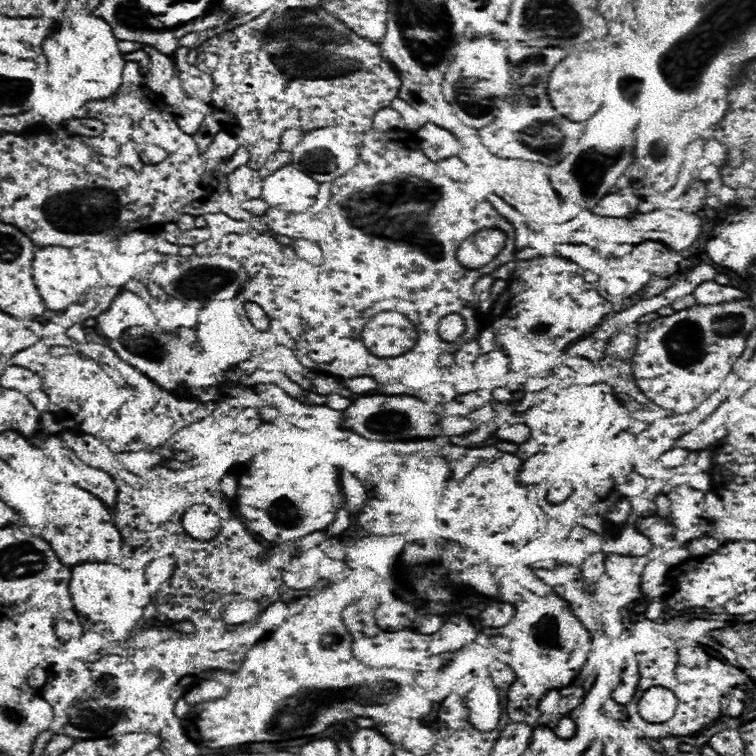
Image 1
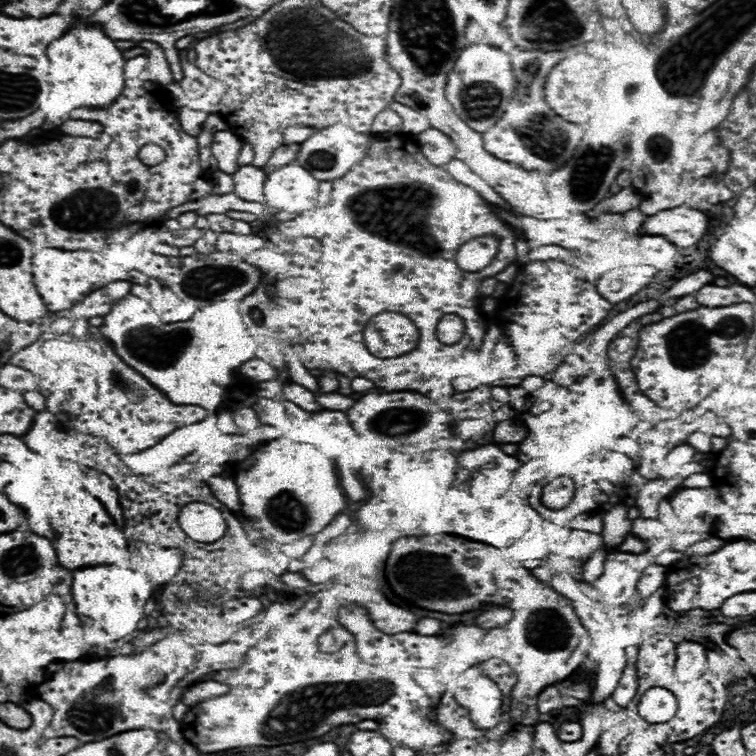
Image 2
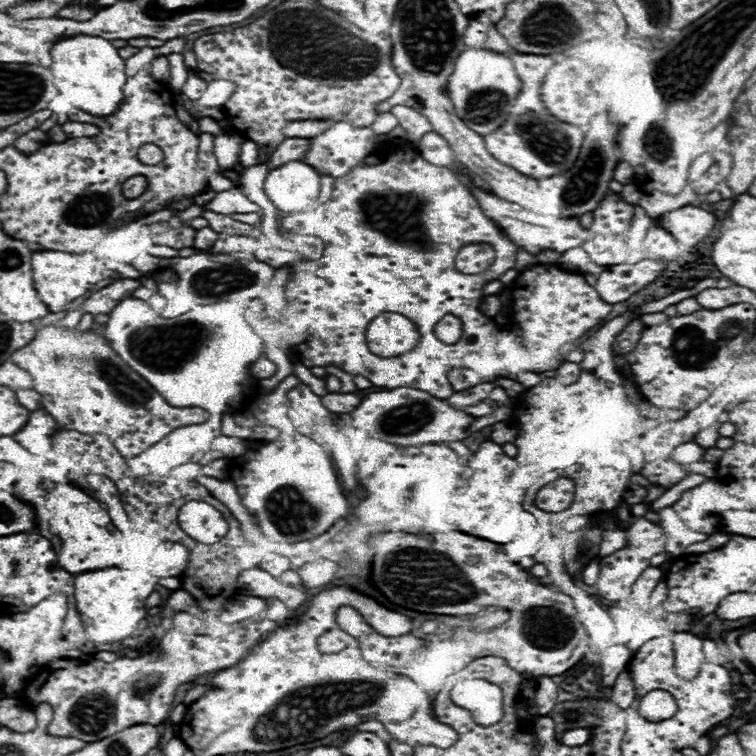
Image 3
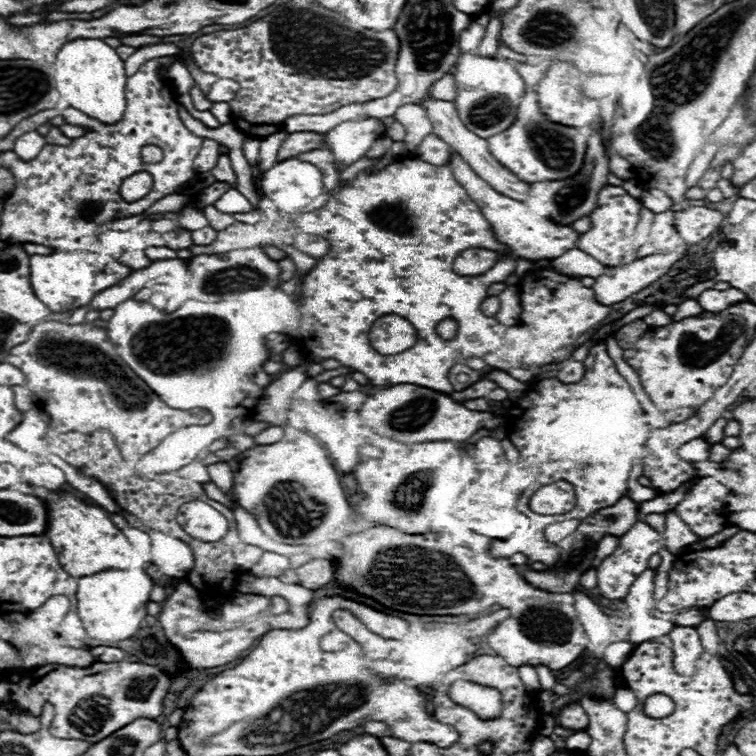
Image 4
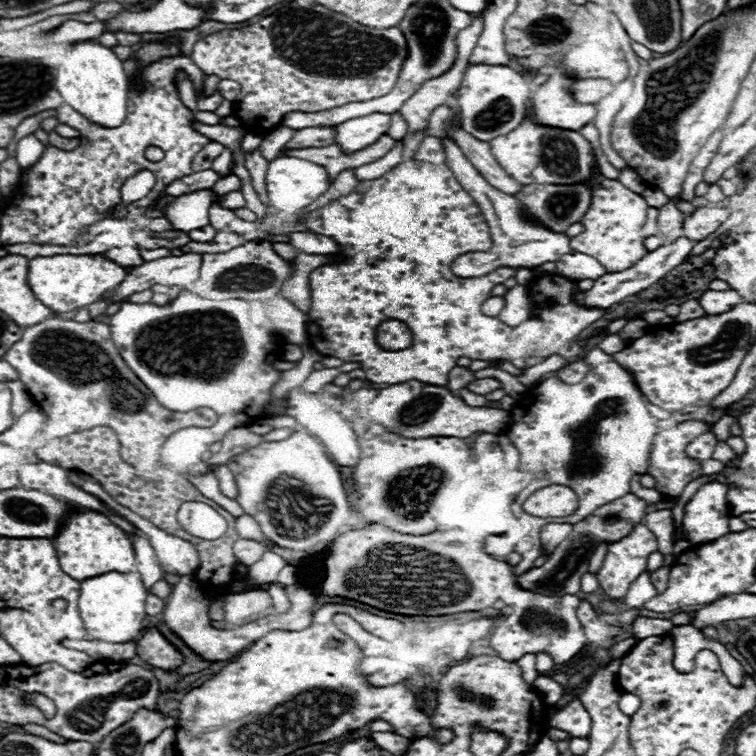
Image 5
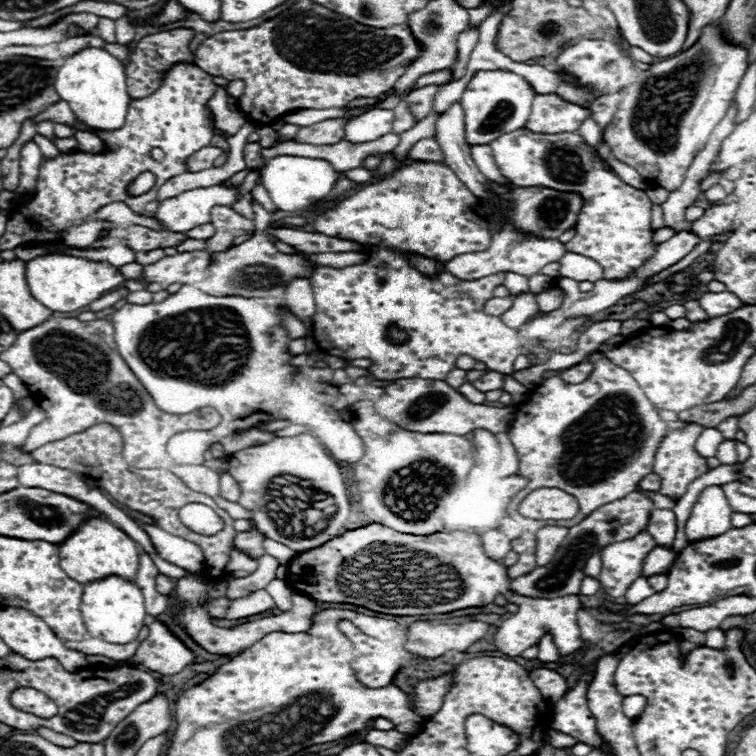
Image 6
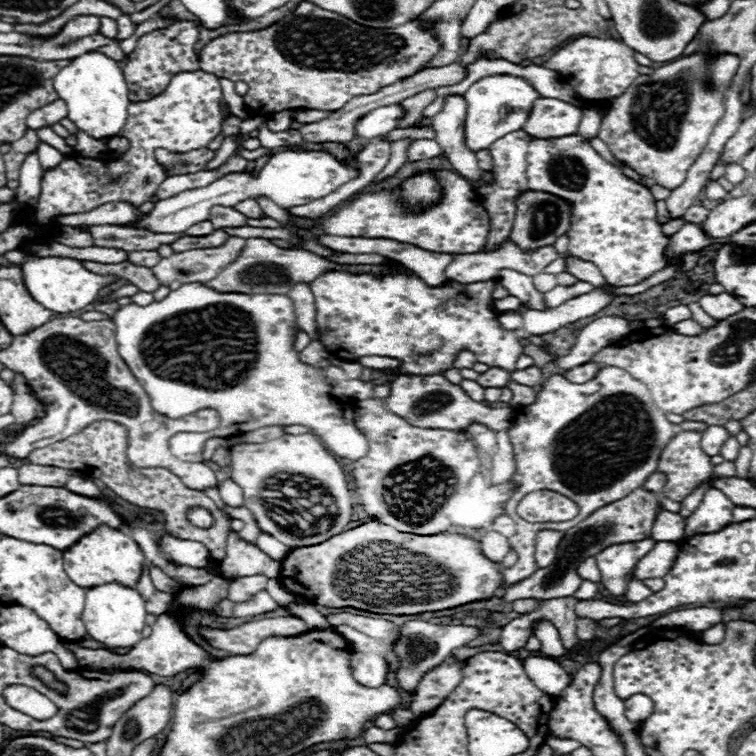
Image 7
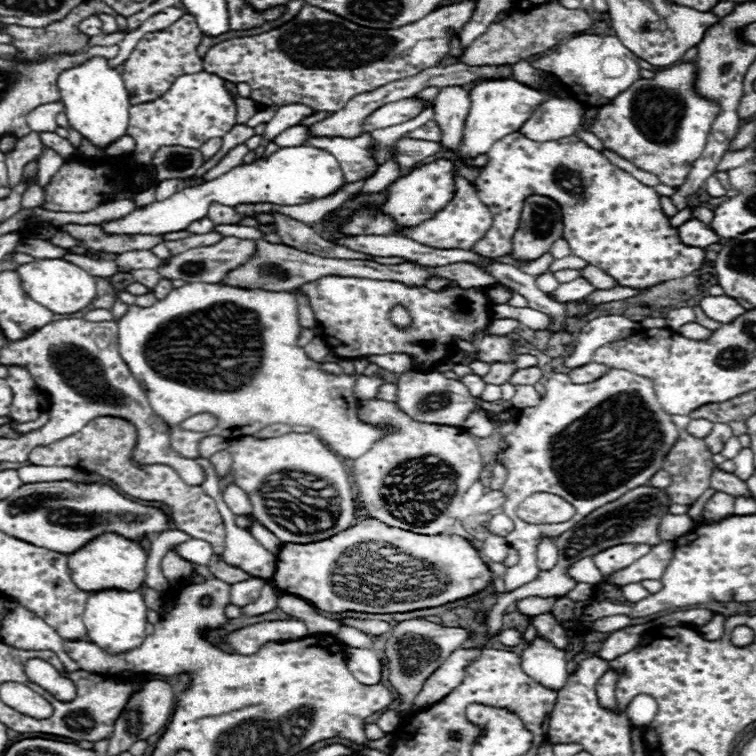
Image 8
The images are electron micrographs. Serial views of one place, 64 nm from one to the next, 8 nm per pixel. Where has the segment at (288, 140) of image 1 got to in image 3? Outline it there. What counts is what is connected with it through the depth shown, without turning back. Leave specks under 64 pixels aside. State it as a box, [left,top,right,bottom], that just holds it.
[284,120,328,136]

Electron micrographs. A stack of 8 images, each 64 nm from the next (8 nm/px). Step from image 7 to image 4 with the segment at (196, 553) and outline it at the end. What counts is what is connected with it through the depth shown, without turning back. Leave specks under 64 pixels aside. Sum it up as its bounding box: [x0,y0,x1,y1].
[126,516,194,578]

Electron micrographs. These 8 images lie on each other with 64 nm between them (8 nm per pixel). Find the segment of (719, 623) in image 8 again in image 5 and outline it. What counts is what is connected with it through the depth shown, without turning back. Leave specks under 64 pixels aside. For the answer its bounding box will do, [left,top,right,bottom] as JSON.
[708,640,744,686]

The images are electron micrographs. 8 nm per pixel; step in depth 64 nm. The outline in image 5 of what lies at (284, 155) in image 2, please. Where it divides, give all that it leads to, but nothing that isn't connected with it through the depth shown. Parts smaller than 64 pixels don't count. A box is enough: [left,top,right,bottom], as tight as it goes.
[286,126,336,148]

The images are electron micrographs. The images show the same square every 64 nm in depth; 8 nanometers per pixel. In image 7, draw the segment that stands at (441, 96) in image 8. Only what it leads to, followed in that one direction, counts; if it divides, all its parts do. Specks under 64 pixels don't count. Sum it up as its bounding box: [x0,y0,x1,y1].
[432,96,482,186]

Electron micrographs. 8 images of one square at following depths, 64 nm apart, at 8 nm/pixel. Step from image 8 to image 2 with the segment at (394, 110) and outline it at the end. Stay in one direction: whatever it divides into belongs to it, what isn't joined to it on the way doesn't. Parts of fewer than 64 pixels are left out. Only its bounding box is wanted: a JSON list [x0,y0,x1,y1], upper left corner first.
[296,124,372,182]

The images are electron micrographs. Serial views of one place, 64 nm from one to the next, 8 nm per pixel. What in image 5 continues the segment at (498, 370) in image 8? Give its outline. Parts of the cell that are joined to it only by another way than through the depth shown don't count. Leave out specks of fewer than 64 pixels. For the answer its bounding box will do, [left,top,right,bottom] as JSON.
[468,378,500,394]

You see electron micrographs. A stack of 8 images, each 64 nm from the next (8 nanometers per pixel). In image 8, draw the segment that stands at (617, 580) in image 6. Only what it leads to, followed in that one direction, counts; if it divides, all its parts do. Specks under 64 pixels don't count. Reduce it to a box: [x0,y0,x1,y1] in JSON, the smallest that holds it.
[592,544,650,576]

